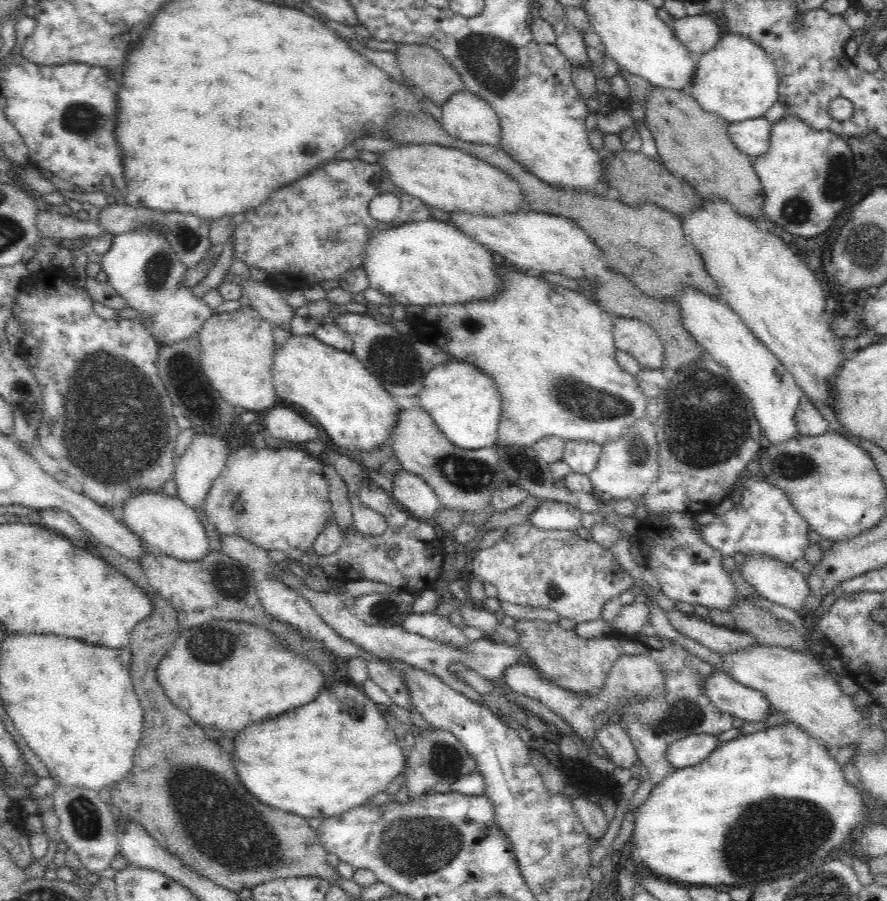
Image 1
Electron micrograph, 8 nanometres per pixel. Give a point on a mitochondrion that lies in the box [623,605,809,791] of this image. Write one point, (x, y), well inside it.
(684, 714)

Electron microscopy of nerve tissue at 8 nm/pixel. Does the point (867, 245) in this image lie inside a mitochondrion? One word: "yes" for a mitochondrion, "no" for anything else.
yes

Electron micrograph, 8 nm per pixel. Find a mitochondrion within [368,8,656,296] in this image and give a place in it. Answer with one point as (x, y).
(494, 61)

